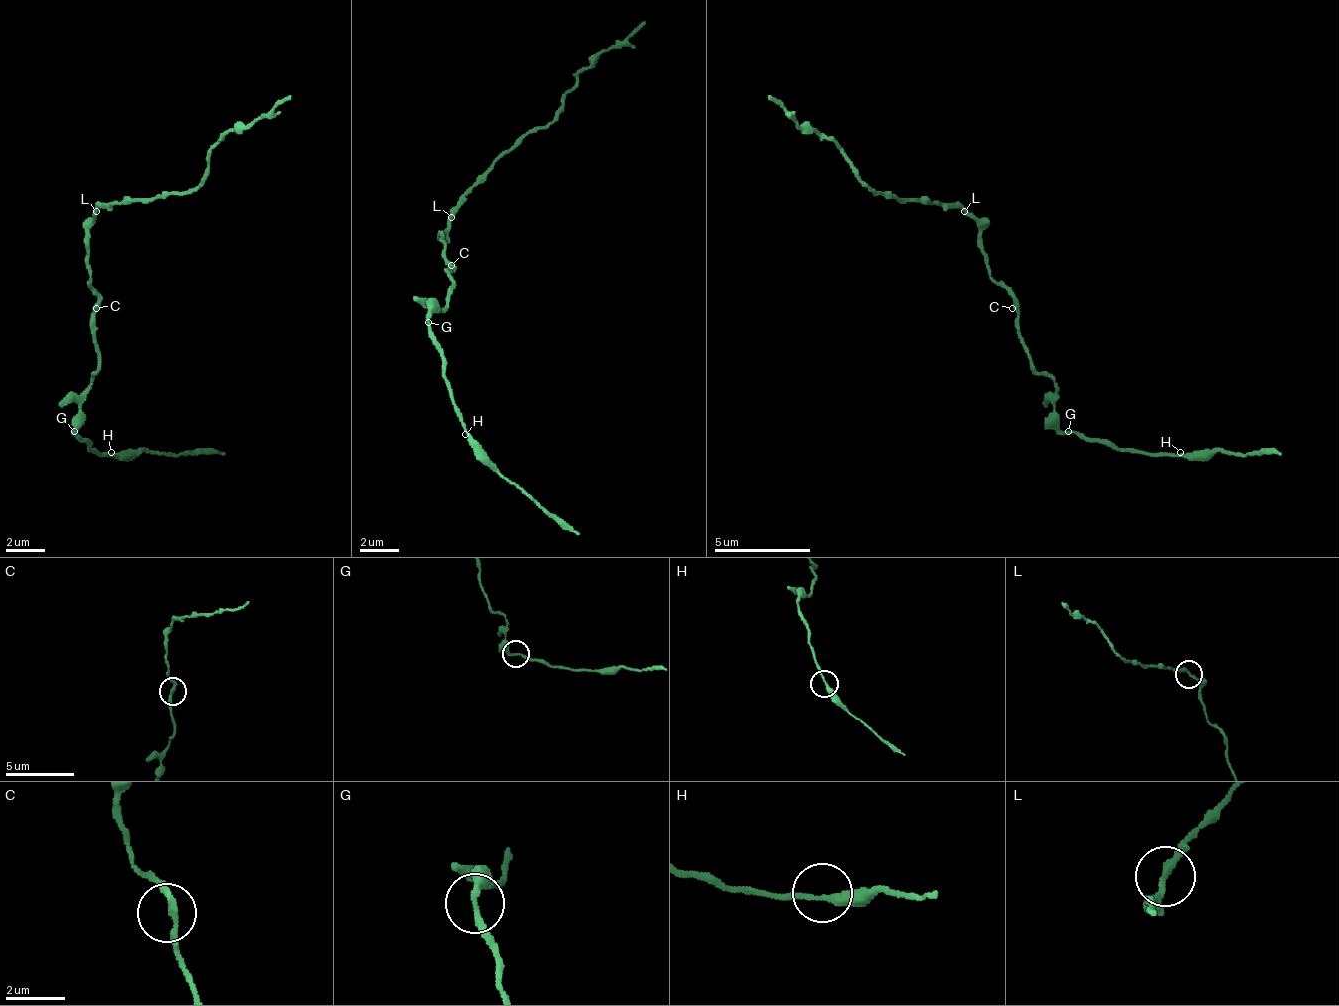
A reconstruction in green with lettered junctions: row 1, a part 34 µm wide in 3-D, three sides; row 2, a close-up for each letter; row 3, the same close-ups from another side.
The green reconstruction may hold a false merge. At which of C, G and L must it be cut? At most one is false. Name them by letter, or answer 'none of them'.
none of them

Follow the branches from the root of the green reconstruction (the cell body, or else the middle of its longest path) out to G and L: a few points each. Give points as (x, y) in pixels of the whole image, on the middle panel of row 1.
G: (451, 270), (451, 299), (441, 309), (436, 309), (427, 318), (427, 323)
L: (451, 270), (451, 261), (441, 241), (441, 232), (451, 217)

